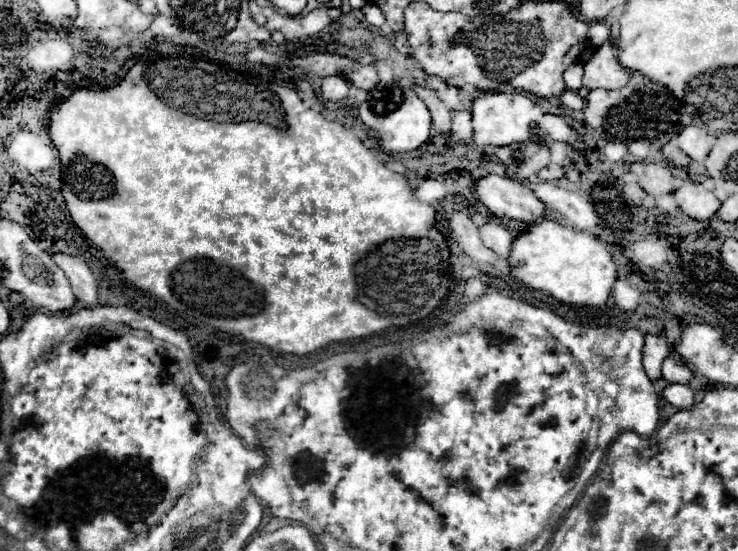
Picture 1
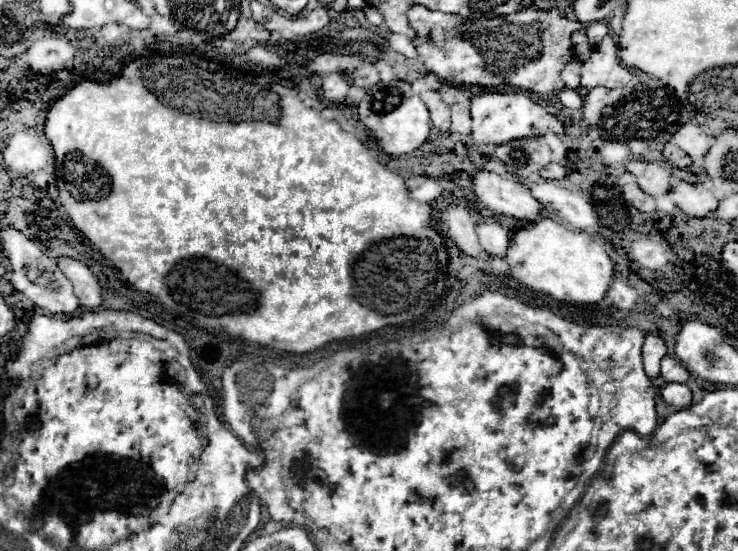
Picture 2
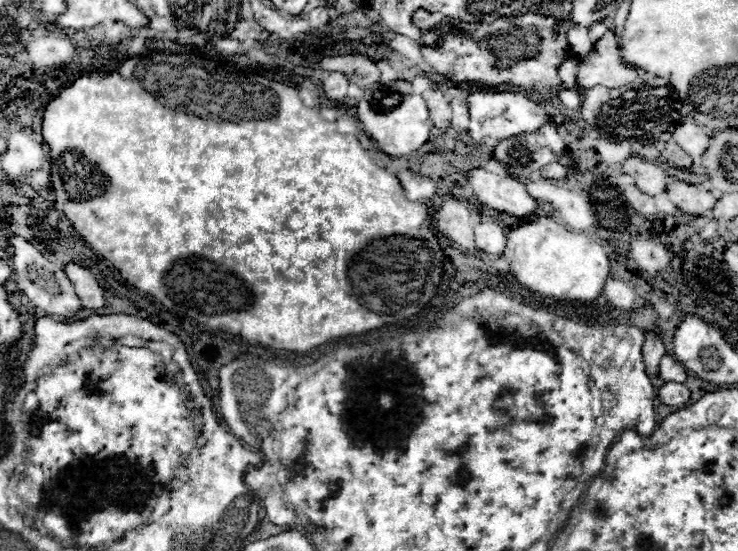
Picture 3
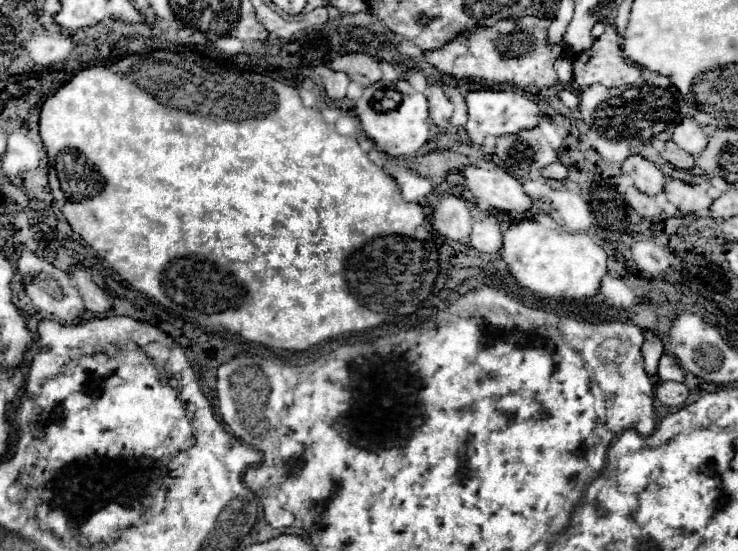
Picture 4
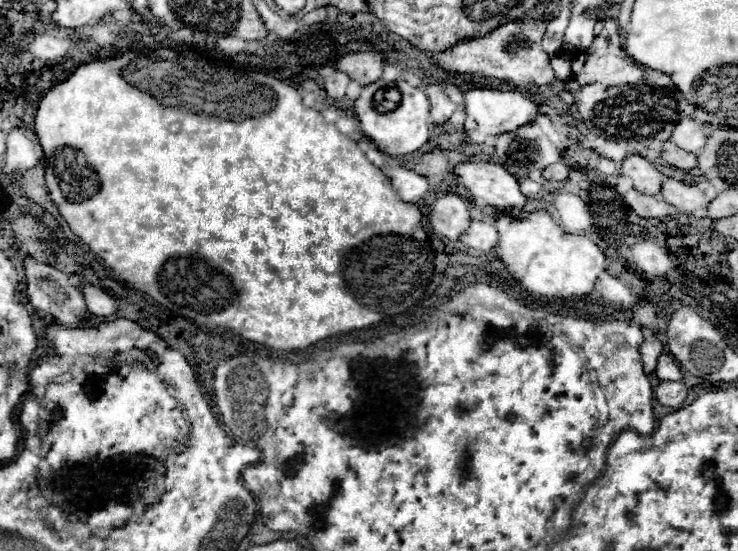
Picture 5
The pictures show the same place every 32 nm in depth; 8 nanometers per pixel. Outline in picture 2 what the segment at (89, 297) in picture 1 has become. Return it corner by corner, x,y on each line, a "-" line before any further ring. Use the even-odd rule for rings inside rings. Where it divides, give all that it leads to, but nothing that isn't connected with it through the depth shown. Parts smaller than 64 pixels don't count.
58,258
58,266
66,274
66,278
70,278
74,294
78,296
82,306
88,308
100,306
100,286
84,262
74,258

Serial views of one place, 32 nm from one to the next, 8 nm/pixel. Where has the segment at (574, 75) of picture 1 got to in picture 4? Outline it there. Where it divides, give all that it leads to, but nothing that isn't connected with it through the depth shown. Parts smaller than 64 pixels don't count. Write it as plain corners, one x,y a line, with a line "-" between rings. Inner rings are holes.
560,60
556,62
556,74
558,78
564,82
564,86
572,86
574,84
574,70
572,70
572,60

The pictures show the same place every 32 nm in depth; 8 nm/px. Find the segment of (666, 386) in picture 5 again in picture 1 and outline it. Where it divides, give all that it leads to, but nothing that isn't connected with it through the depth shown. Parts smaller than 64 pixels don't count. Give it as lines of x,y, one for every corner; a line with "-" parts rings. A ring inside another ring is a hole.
670,384
666,390
664,390
664,398
676,406
676,408
682,408
682,410
690,410
694,406
694,390
686,384

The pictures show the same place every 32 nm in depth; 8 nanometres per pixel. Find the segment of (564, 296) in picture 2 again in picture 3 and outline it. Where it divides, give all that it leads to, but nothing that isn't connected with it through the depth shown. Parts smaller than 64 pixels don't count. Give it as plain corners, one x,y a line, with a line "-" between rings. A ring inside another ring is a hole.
538,216
534,218
534,222
510,228
506,230
506,236
498,224
478,222
474,226
474,234
478,248
496,256
504,254
504,260
510,266
510,274
522,286
534,292
542,292
544,296
552,296
558,300
594,302
602,294
606,278
610,276
610,258
598,242
594,242
584,232
568,232
564,226
556,224
548,216

